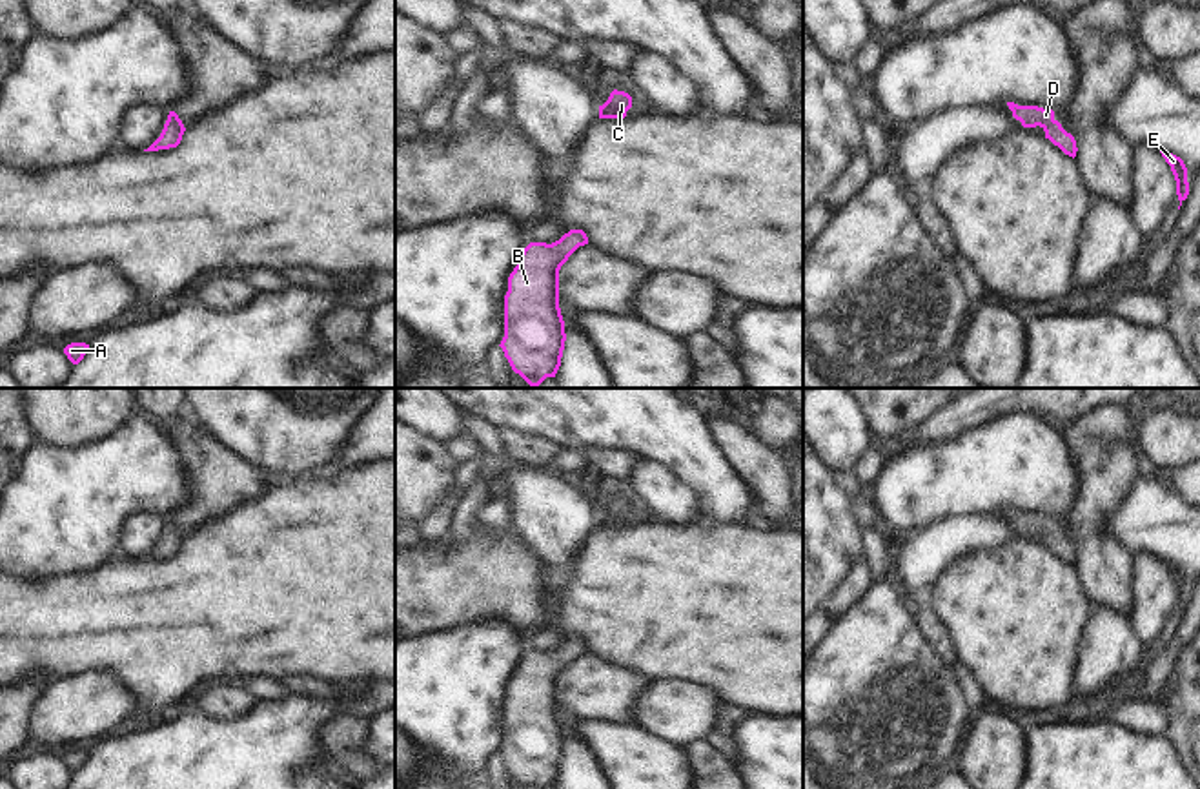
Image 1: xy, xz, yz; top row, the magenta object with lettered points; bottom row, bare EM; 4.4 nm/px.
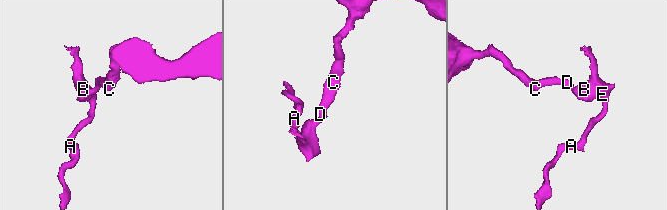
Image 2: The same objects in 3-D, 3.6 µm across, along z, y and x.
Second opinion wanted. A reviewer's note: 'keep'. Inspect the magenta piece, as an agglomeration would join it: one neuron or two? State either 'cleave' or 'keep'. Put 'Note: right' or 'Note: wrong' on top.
Note: right
keep

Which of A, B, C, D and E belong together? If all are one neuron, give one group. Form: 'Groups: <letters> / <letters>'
Groups: A B C D E.

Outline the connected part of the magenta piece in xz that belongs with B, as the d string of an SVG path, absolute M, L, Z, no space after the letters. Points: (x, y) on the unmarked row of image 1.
M570 638L552 652L530 651L508 685L499 754L524 789L555 785L561 774L566 742L559 716L559 678L585 652L588 645L583 638Z

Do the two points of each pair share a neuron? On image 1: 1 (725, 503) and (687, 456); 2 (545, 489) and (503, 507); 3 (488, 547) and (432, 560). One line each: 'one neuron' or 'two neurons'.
1: one neuron
2: two neurons
3: one neuron

